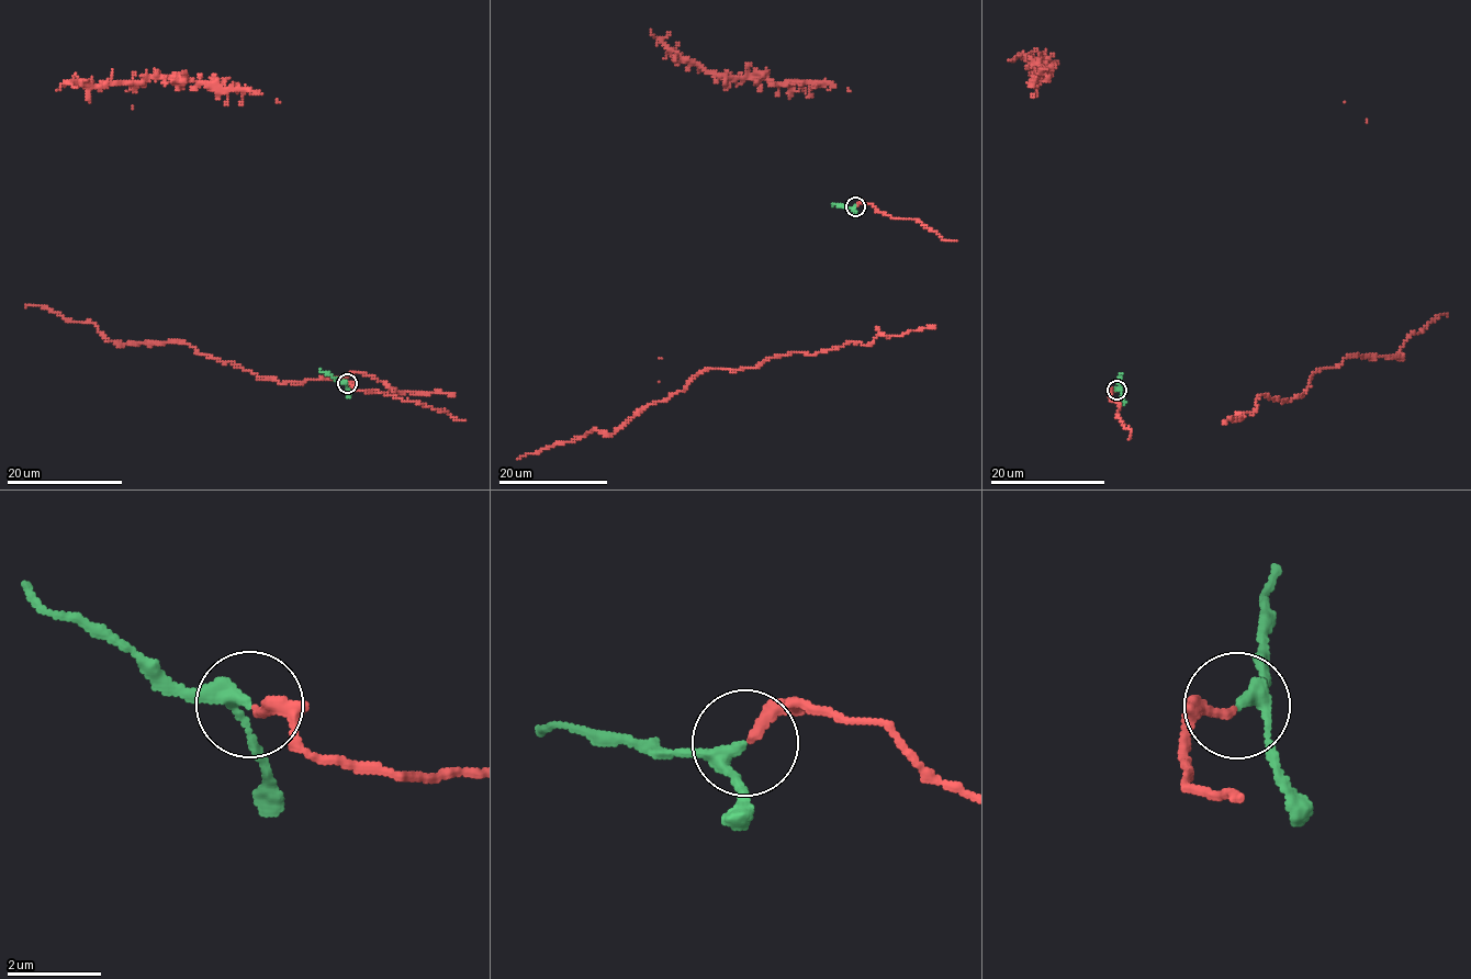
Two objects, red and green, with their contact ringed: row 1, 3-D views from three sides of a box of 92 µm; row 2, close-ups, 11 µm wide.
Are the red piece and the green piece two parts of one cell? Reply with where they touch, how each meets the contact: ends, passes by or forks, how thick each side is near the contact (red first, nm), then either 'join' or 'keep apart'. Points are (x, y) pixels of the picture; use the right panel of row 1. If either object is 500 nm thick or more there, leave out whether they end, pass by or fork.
at (1116, 390); red ends there; green passes by; 200 nm thick on the red side, 260 nm on the other; join

